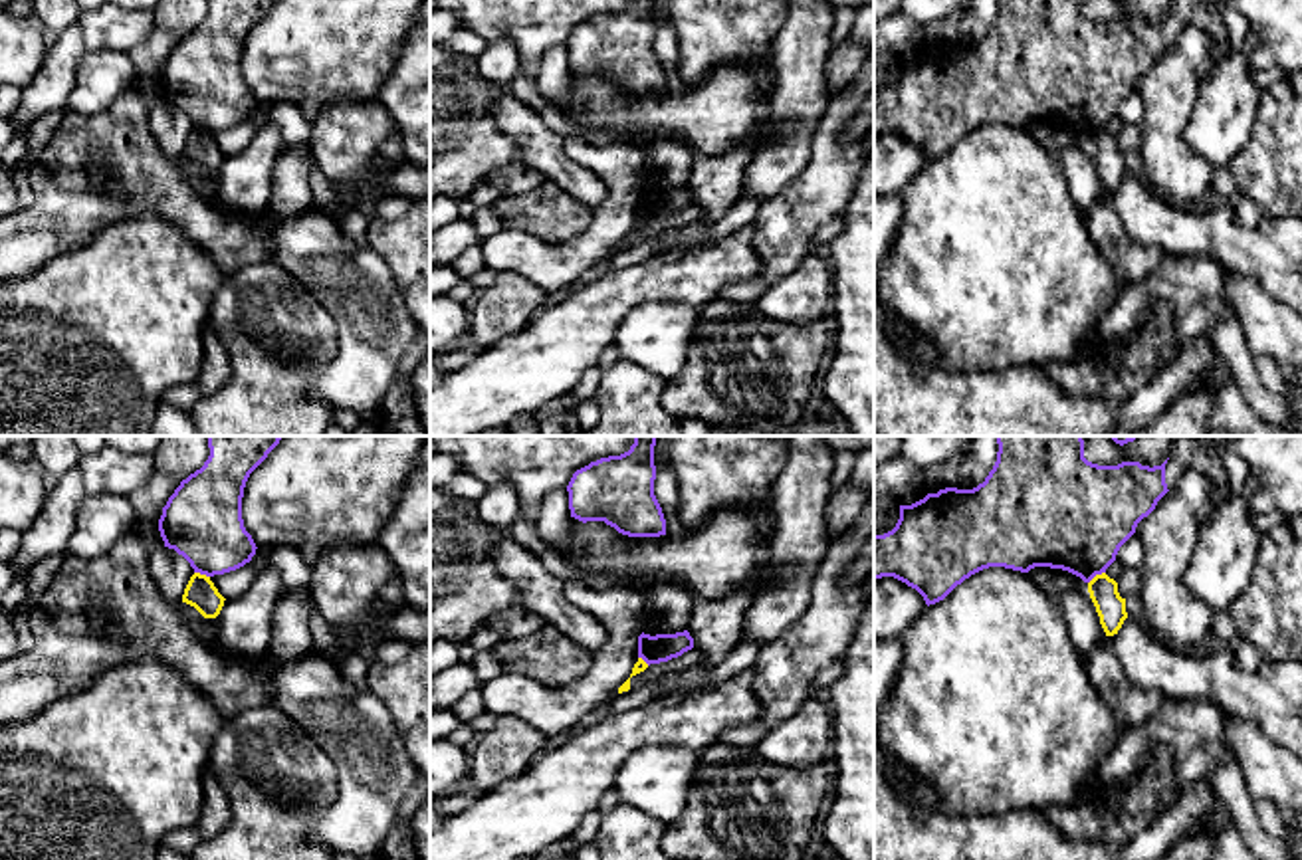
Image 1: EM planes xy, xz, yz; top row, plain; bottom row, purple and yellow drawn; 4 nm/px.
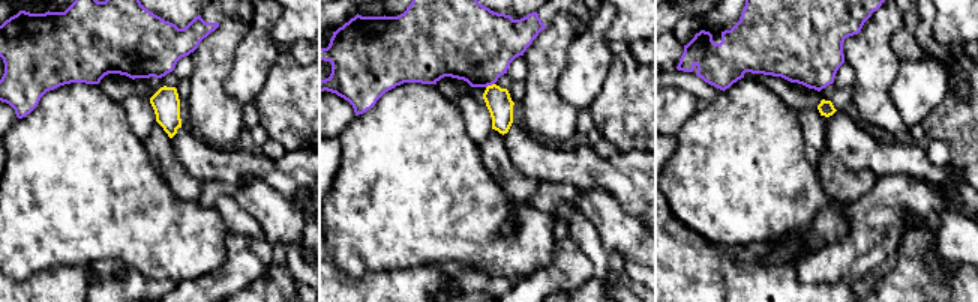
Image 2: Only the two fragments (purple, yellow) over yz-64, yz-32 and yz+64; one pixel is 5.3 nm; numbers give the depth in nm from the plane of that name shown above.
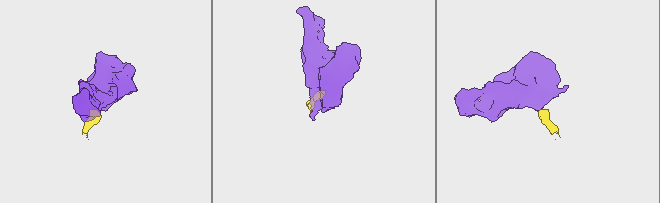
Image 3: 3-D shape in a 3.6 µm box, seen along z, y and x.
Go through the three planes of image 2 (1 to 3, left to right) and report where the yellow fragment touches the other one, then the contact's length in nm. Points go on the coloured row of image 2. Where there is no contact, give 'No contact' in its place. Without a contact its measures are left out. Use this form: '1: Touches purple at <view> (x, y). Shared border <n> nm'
1: No contact
2: Touches purple at yz-32 (489, 84). Shared border 50 nm
3: No contact

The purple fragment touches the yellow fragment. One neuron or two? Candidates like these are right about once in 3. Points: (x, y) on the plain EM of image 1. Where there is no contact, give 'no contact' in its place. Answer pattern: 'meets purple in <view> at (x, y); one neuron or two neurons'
meets purple in yz at (1096, 129); two neurons

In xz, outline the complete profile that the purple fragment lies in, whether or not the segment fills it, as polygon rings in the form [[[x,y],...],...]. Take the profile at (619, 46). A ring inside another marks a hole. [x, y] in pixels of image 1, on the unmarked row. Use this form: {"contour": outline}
{"contour": [[[632,0],[620,12],[577,26],[567,42],[571,73],[604,77],[628,93],[666,91],[666,75],[654,52],[654,2]]]}

